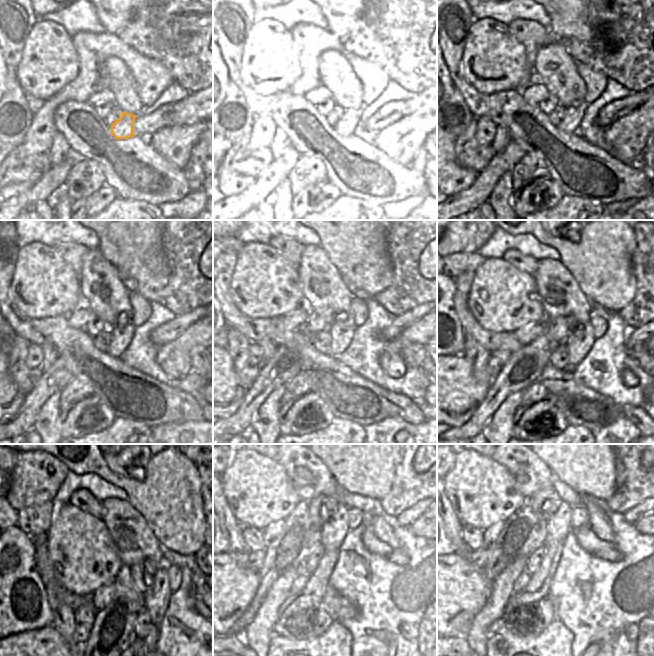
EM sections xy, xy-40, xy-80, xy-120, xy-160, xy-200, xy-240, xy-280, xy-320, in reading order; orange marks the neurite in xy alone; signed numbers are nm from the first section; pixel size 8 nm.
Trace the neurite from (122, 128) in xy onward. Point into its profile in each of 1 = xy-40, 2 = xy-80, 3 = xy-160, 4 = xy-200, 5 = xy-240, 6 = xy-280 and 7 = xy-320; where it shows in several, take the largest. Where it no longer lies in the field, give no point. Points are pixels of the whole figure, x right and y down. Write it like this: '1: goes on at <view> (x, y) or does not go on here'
1: goes on at xy-40 (348, 124)
2: goes on at xy-80 (571, 120)
3: goes on at xy-160 (342, 331)
4: goes on at xy-200 (561, 327)
5: goes on at xy-240 (110, 541)
6: goes on at xy-280 (334, 530)
7: goes on at xy-320 (558, 526)

